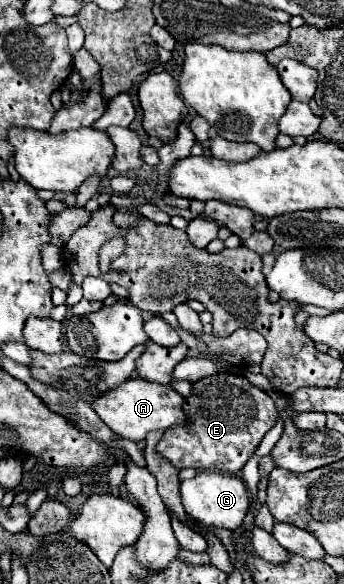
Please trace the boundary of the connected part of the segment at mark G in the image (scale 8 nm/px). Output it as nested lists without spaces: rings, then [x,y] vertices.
[[[199,471],[193,479],[181,483],[181,497],[185,511],[197,521],[207,527],[221,527],[221,529],[239,529],[247,511],[249,511],[249,493],[245,483],[239,477],[217,473],[217,471]]]

